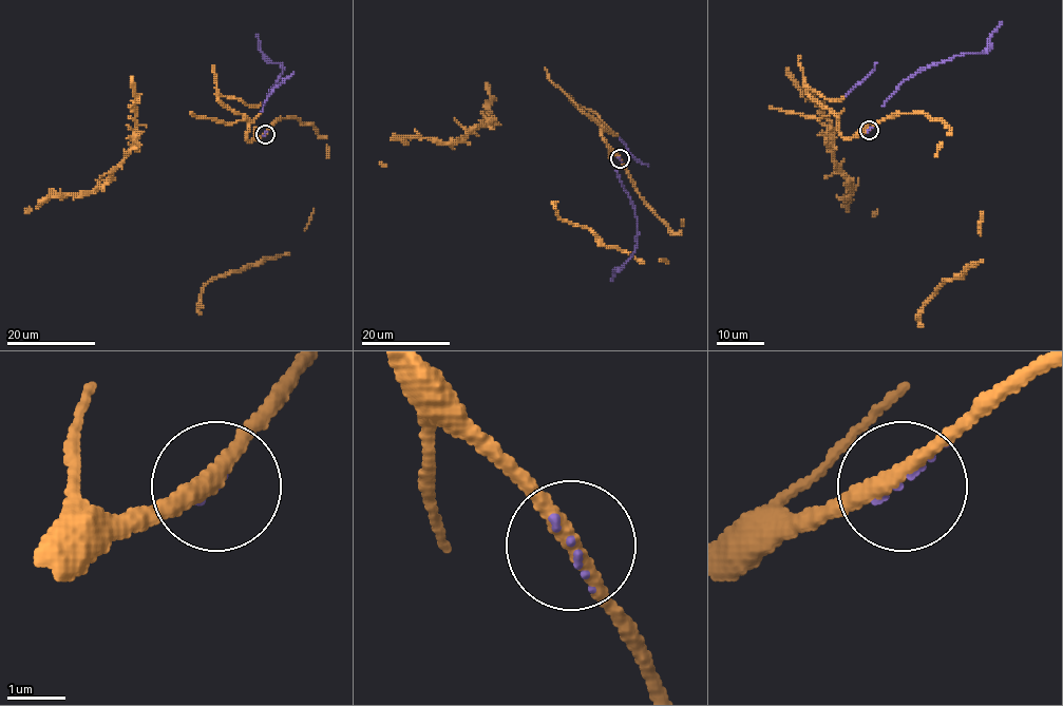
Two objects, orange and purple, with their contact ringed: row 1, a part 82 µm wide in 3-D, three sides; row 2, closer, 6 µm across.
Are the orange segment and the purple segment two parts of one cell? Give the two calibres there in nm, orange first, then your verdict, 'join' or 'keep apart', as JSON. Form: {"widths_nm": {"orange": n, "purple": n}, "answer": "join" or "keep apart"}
{"widths_nm": {"orange": 280, "purple": 70}, "answer": "join"}

